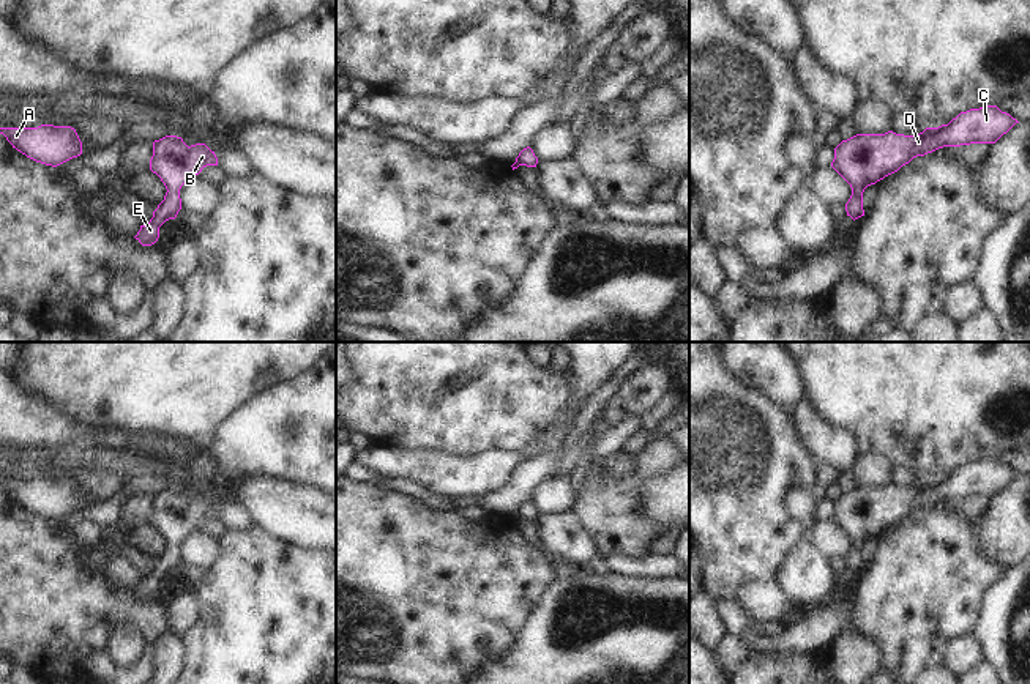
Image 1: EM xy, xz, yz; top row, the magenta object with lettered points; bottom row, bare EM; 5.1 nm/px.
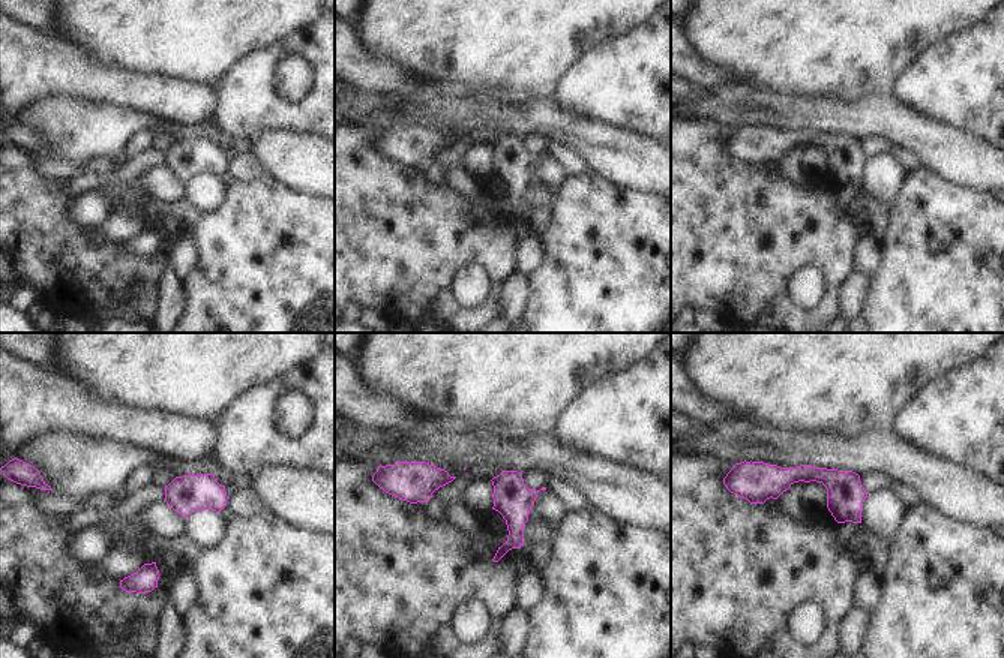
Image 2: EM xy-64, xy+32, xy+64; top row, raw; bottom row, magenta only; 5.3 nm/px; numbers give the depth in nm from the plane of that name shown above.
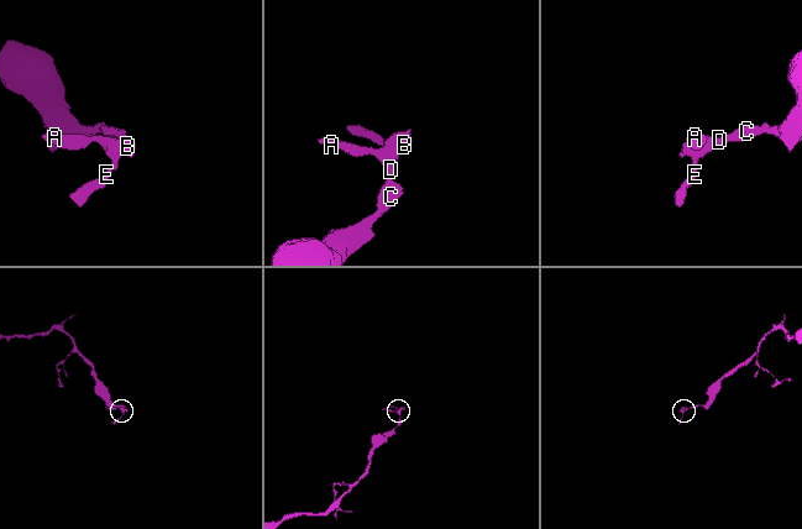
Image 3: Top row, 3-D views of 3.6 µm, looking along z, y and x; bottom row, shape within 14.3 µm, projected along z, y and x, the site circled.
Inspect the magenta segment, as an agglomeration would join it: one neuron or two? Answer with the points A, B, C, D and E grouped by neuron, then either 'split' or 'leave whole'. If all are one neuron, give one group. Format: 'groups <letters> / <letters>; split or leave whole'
groups A B C D E; leave whole

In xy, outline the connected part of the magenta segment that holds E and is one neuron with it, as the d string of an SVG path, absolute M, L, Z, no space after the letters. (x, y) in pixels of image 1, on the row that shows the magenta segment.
M166 136L153 142L150 170L161 178L167 192L153 211L153 217L145 225L140 225L134 236L142 246L151 246L158 241L159 227L166 221L175 219L181 210L181 186L207 165L218 165L218 158L205 143L188 147L177 136Z

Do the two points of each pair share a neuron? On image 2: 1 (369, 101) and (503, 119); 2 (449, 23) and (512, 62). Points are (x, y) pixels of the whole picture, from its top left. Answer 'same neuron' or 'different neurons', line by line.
1: same neuron
2: same neuron

